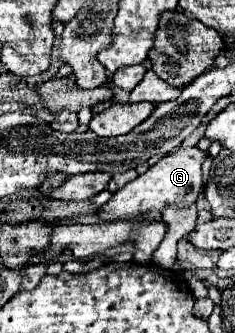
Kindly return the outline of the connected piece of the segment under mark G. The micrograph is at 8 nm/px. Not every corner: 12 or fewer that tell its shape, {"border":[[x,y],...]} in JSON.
{"border":[[174,149],[100,207],[102,221],[190,205],[208,153]]}

